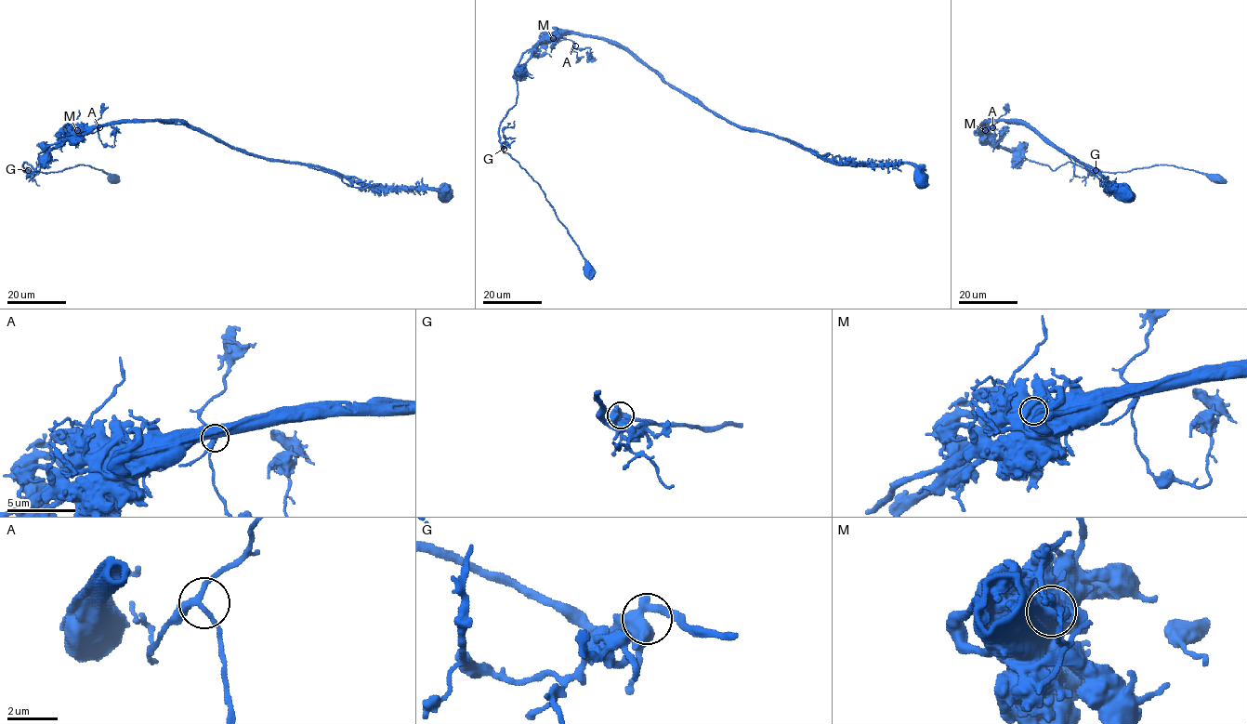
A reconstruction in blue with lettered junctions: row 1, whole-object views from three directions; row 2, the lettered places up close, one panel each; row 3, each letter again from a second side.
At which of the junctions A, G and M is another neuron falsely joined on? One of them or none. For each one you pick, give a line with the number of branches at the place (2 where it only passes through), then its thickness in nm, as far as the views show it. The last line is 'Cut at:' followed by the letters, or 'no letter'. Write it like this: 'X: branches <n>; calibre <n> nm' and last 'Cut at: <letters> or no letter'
M: branches 2; calibre 950 nm
Cut at: M

